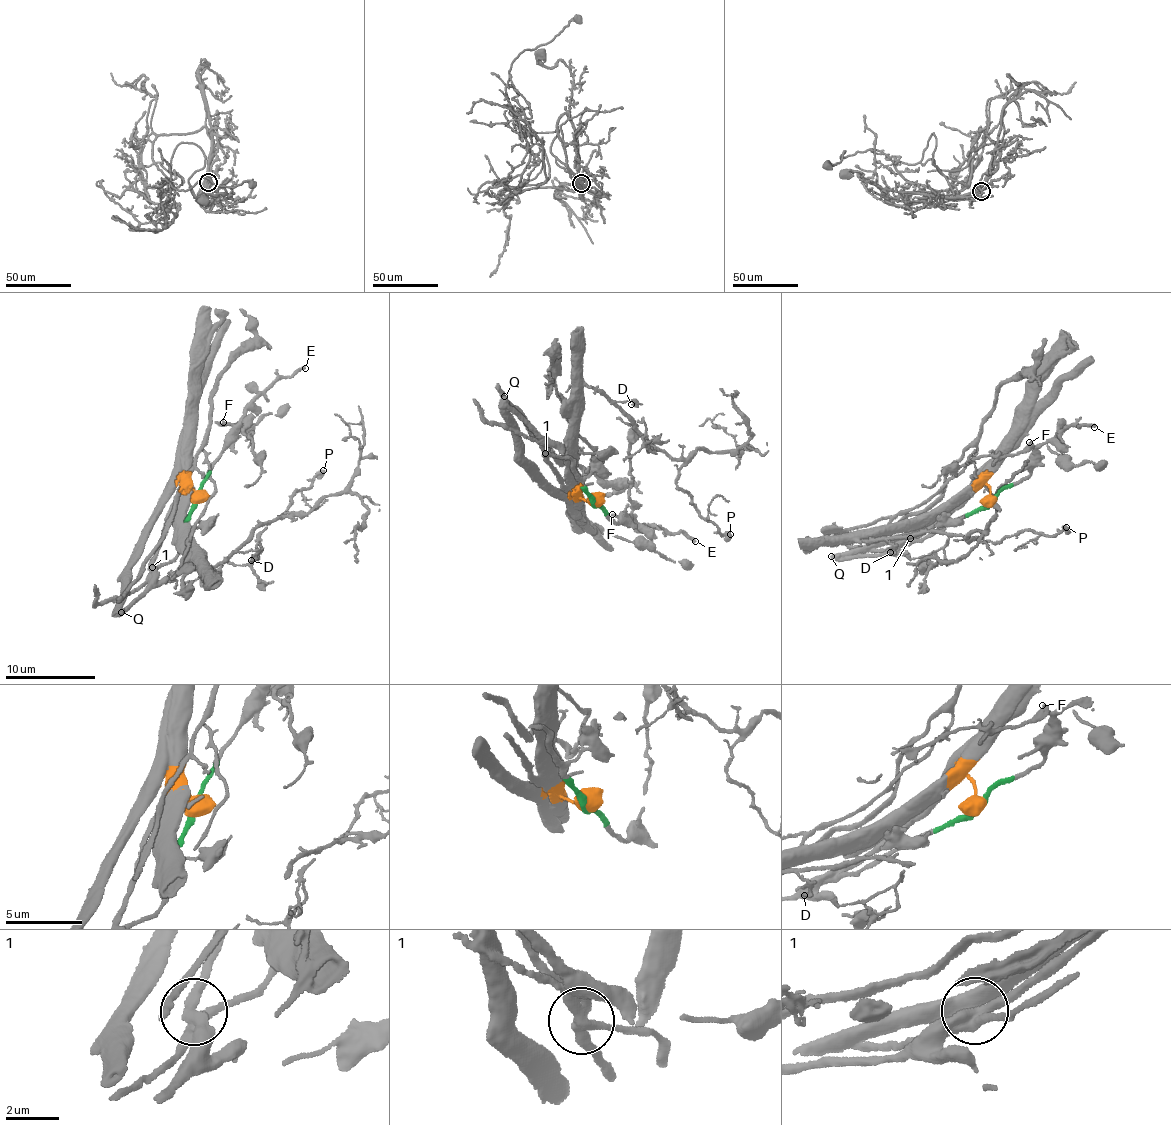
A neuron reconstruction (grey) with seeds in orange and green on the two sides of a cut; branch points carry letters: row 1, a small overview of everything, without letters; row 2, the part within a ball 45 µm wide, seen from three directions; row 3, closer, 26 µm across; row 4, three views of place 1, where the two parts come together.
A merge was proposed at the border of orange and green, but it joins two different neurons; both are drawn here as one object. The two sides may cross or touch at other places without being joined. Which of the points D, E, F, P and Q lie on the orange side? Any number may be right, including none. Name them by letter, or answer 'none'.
D, P, Q

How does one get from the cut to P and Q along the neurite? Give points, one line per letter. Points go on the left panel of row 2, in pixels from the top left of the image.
P: (196, 498), (187, 484), (188, 531), (213, 566), (258, 526), (285, 516), (294, 491), (309, 487), (324, 470)
Q: (196, 498), (187, 484), (152, 560), (155, 574), (145, 591), (119, 610), (120, 613)

